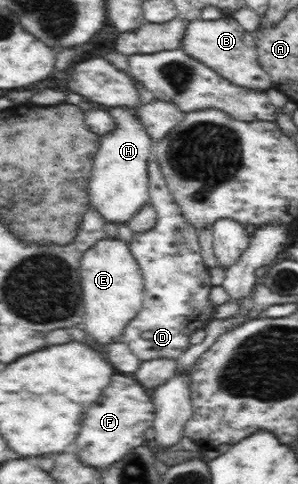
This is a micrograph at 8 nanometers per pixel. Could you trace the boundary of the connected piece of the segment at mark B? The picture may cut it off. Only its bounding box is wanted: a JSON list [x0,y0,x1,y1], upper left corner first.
[180,16,272,91]

